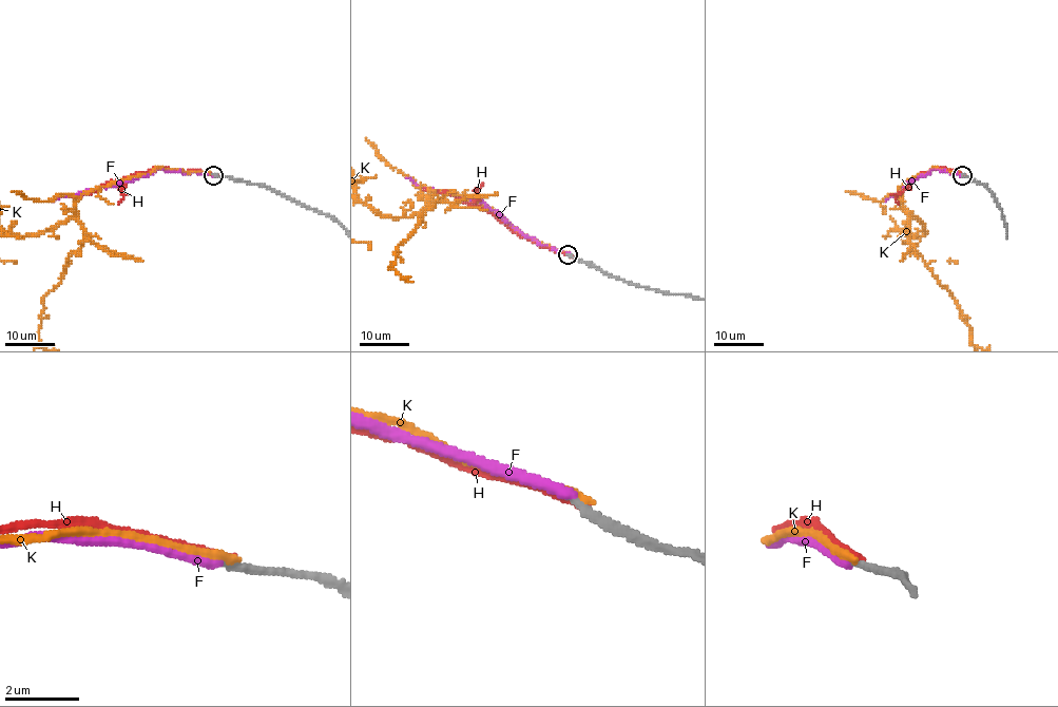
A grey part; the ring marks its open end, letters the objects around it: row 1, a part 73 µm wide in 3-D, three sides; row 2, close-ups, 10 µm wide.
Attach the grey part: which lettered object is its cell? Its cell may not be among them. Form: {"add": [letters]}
{"add": []}

